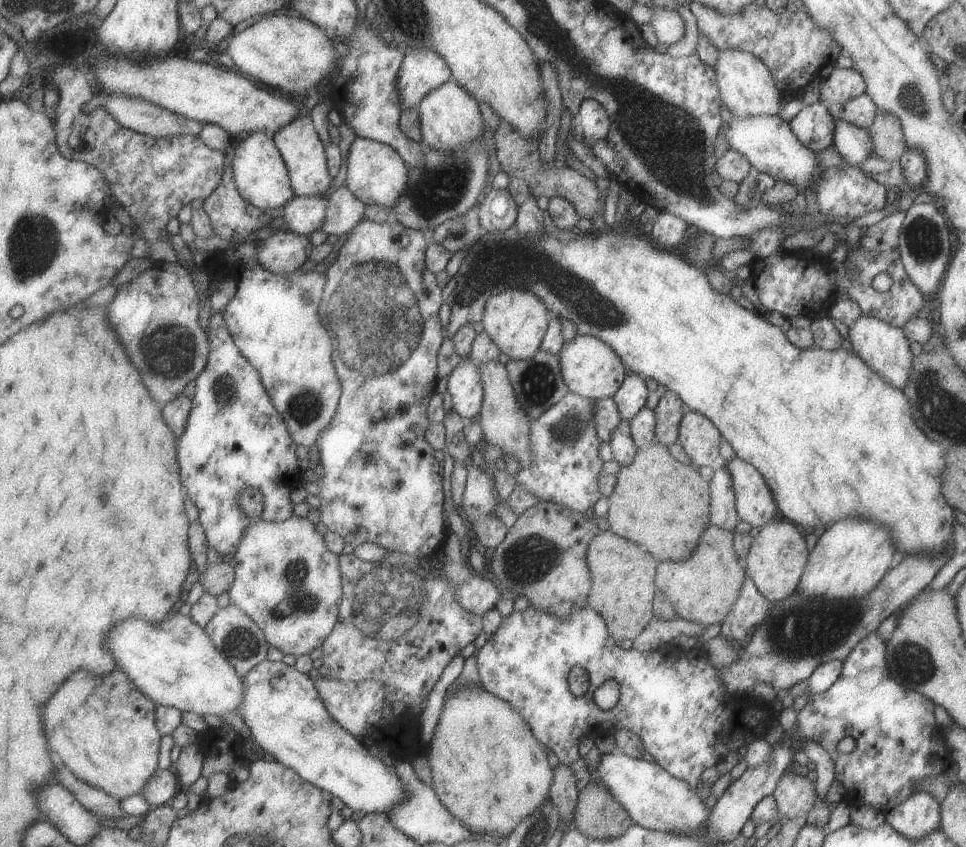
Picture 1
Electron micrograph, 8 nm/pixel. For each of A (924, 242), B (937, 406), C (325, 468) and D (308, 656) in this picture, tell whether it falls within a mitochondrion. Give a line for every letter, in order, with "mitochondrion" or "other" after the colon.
A: mitochondrion
B: mitochondrion
C: other
D: other

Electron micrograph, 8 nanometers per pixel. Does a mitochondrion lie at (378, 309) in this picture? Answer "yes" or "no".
yes

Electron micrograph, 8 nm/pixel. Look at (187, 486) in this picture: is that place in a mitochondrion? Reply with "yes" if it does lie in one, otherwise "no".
no

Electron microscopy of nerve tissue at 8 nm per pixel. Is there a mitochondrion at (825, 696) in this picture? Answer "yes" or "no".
no

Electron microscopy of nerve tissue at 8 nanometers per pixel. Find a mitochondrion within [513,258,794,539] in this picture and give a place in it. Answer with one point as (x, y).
(569, 430)

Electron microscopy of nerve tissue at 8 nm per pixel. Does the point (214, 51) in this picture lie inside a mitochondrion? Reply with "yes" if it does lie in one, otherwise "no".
no

